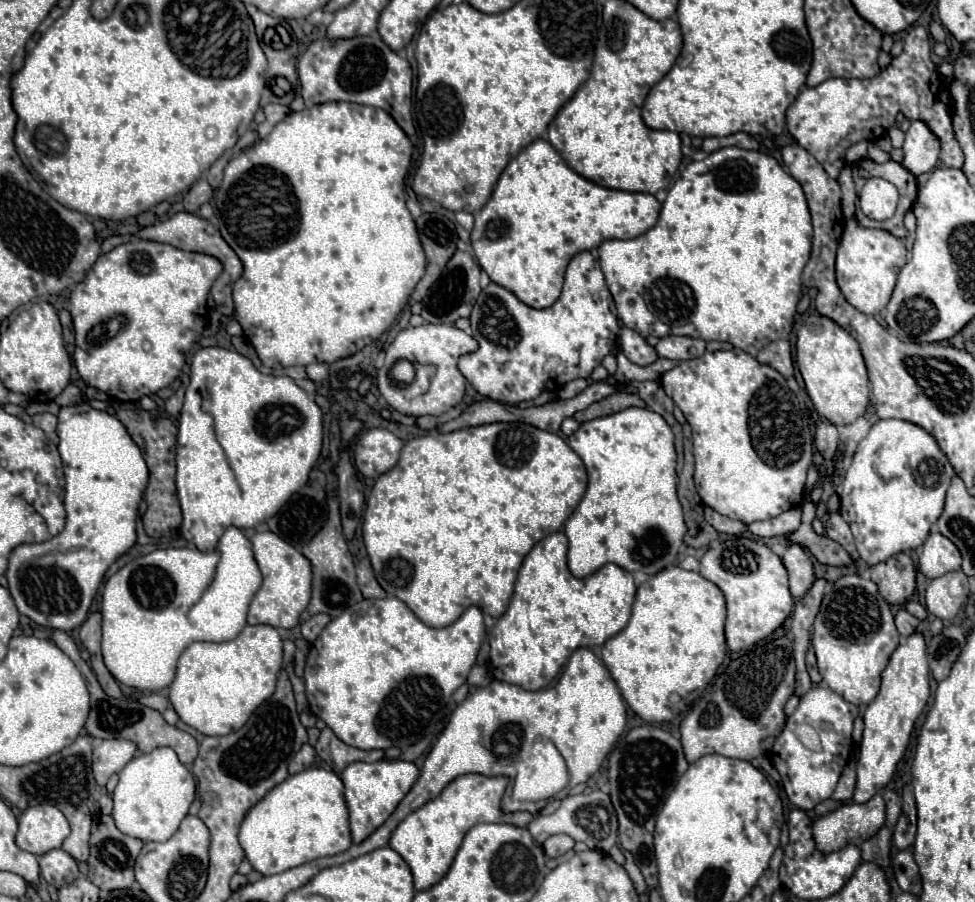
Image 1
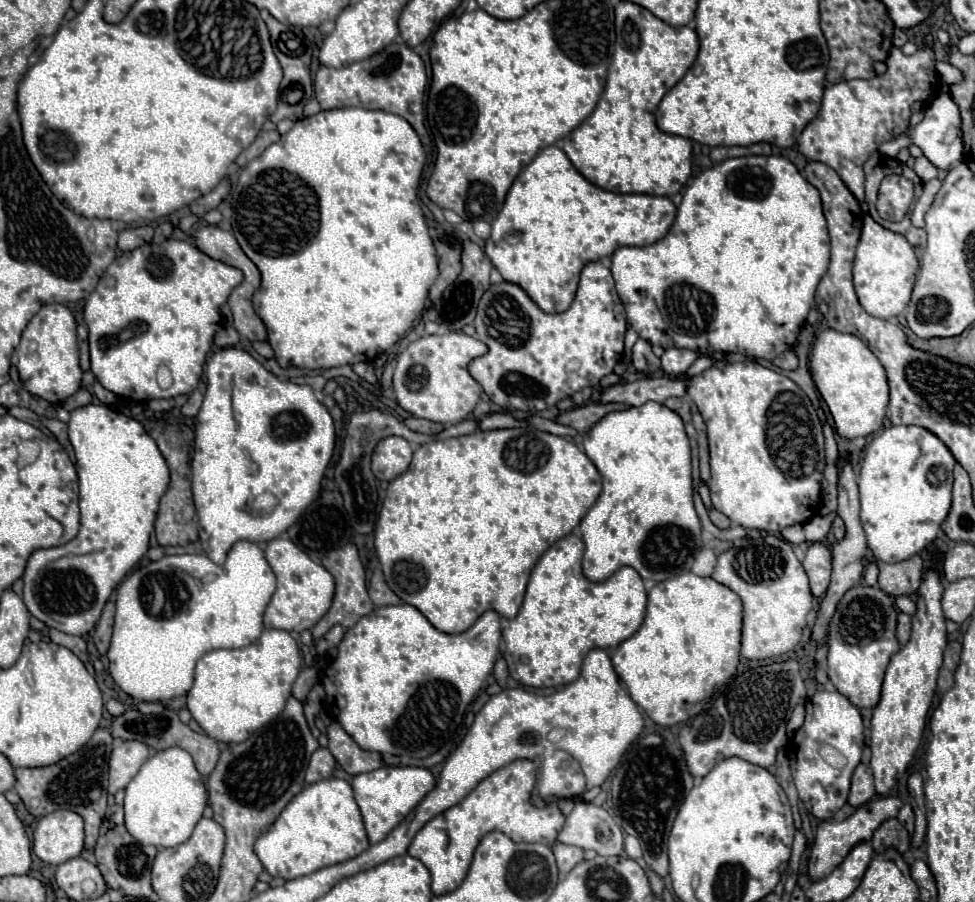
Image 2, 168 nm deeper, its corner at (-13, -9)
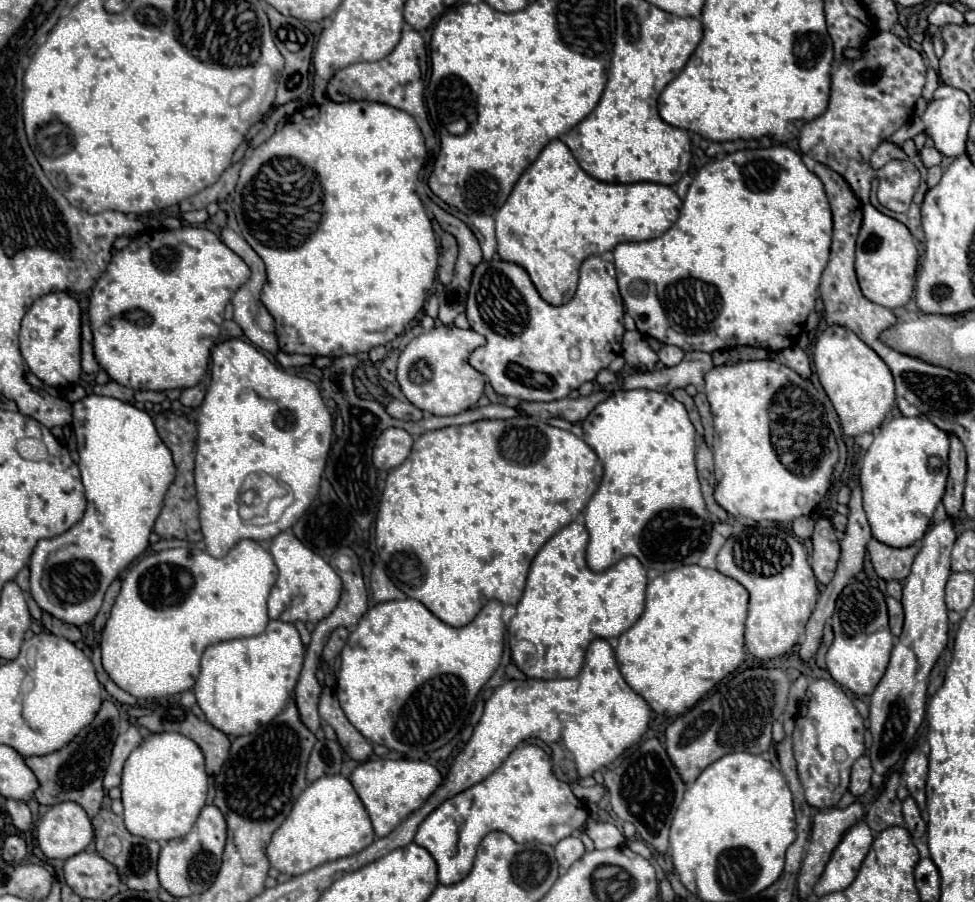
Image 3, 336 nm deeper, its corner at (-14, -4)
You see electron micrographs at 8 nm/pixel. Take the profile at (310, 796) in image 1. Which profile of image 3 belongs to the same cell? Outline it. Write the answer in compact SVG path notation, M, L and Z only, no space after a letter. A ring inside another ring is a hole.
M341 774L323 776L309 784L297 798L291 814L273 834L267 846L267 858L283 874L299 876L325 862L357 854L375 840L369 814L355 794L351 782Z

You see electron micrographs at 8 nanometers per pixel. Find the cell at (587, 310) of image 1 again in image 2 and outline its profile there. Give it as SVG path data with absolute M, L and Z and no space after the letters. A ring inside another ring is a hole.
M594 261L582 269L576 299L564 313L544 313L518 285L502 281L500 285L490 285L490 289L482 295L474 327L478 339L488 345L488 353L476 357L468 365L470 375L478 381L490 401L502 409L536 413L554 407L564 397L572 397L582 387L596 387L602 377L612 373L614 365L622 359L628 323L610 269L600 261Z

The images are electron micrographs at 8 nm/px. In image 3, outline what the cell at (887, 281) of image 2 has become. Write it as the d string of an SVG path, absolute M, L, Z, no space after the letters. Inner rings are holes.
M865 204L863 224L857 238L857 258L855 258L855 270L857 270L861 292L871 302L891 310L905 306L913 296L917 260L919 260L919 252L915 248L915 240L909 228L899 220L879 212L871 204Z

